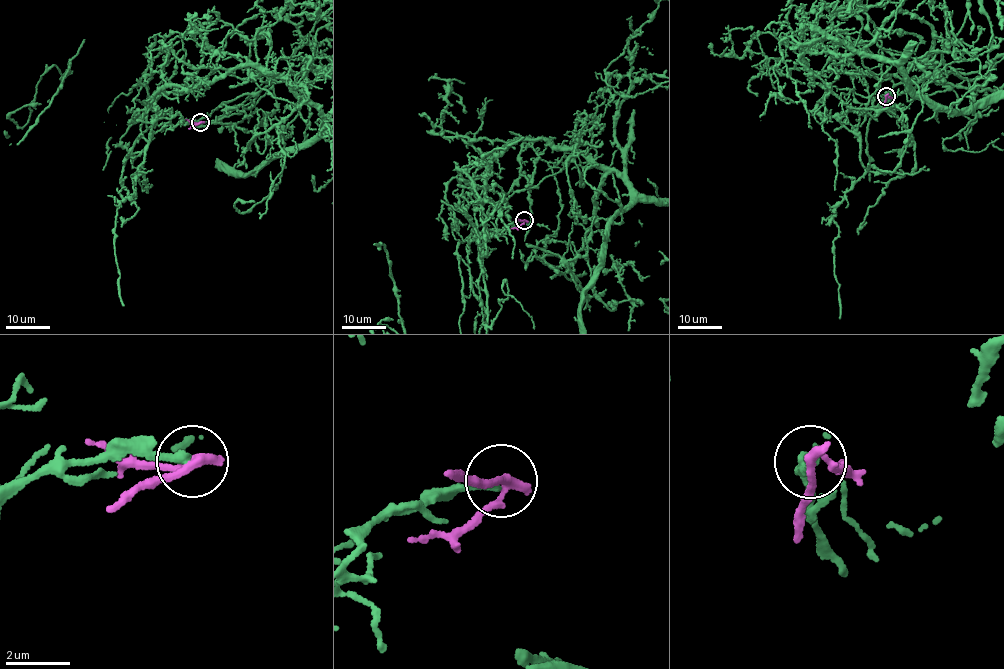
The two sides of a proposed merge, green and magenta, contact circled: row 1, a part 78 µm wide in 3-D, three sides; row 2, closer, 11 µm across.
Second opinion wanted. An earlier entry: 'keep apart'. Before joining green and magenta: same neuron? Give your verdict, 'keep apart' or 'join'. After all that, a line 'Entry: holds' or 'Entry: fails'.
keep apart
Entry: holds

